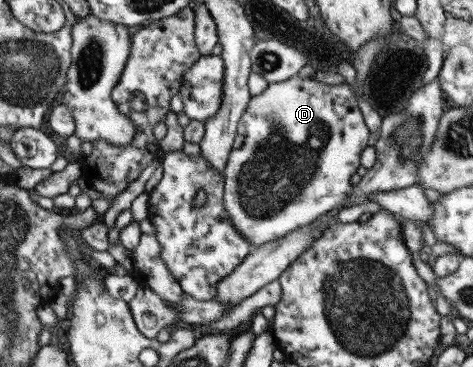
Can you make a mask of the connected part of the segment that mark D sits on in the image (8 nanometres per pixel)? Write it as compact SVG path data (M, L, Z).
M297 74L281 82L267 83L267 87L260 94L250 96L245 110L240 114L236 126L236 135L226 165L222 170L224 178L222 201L224 202L226 219L242 234L244 239L248 240L250 248L253 249L260 244L281 238L284 234L300 226L308 225L311 221L327 214L334 208L342 208L352 189L349 178L352 174L355 174L355 170L359 166L359 156L361 151L367 147L367 138L369 138L369 131L363 123L356 98L346 84L326 85L311 77L301 78Z

